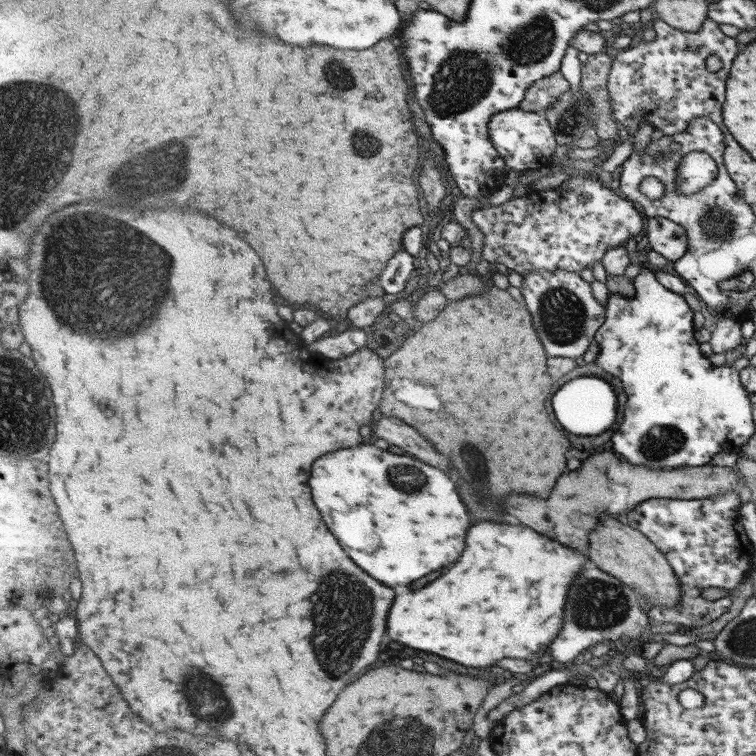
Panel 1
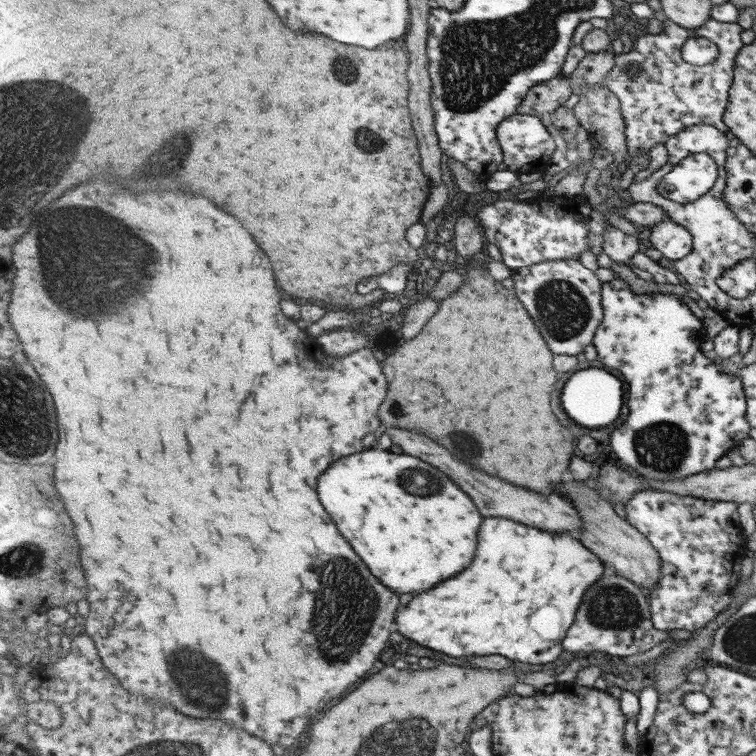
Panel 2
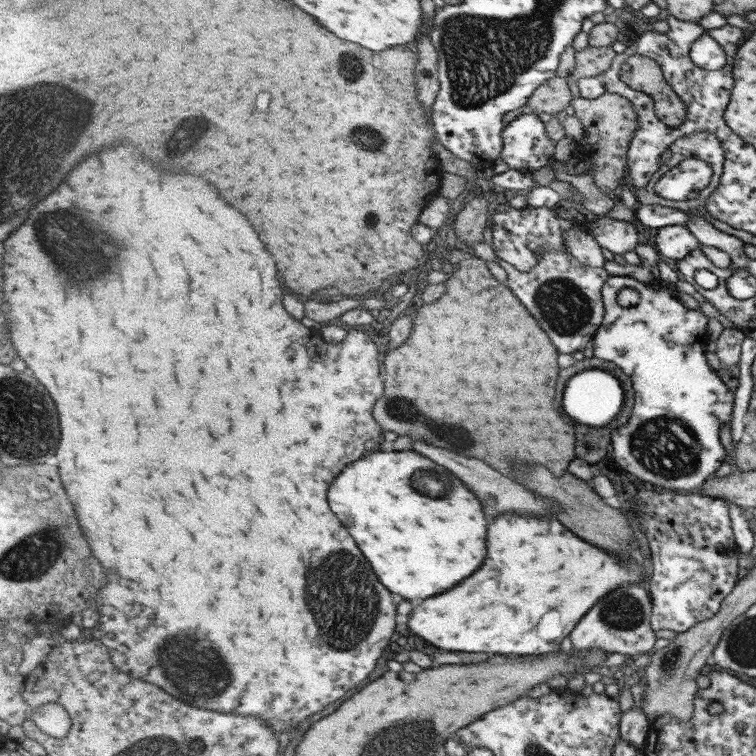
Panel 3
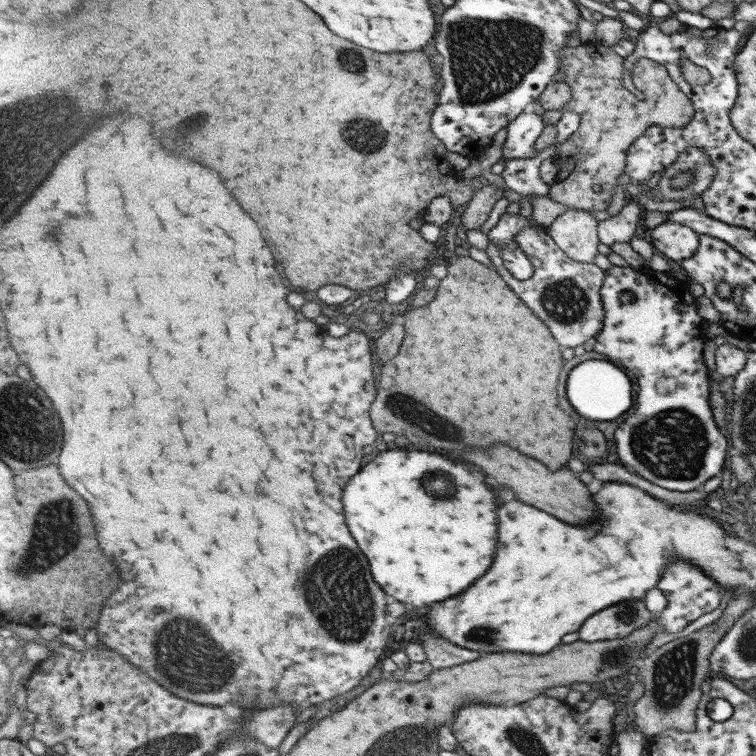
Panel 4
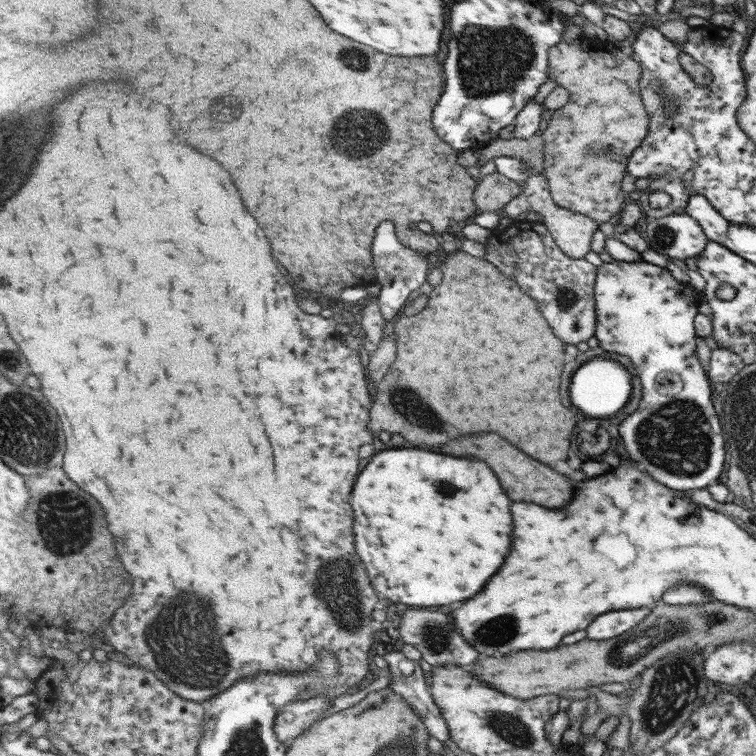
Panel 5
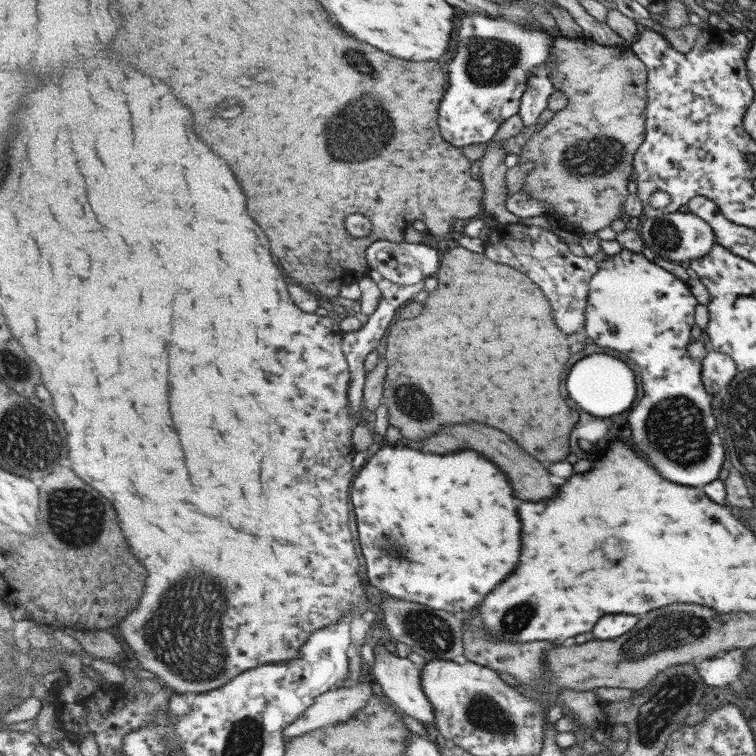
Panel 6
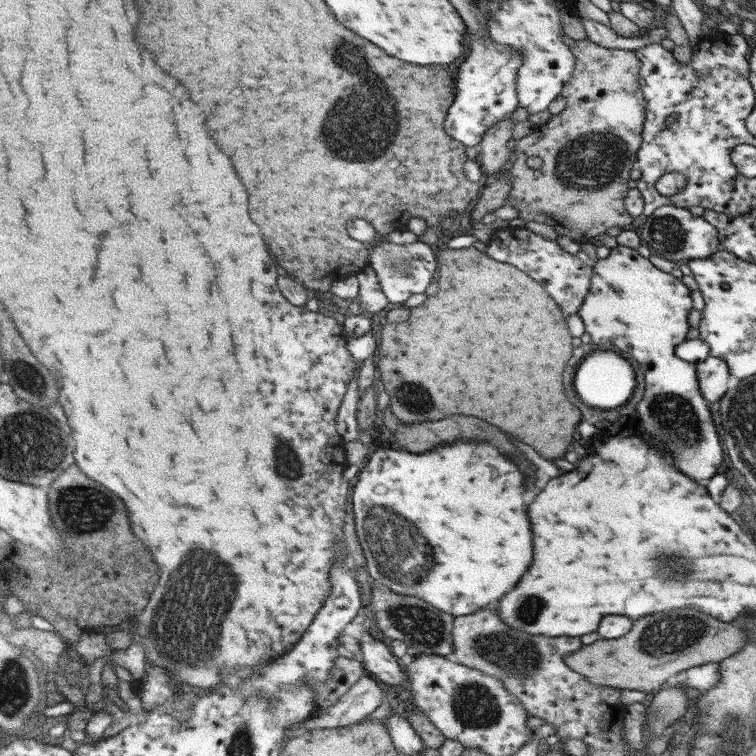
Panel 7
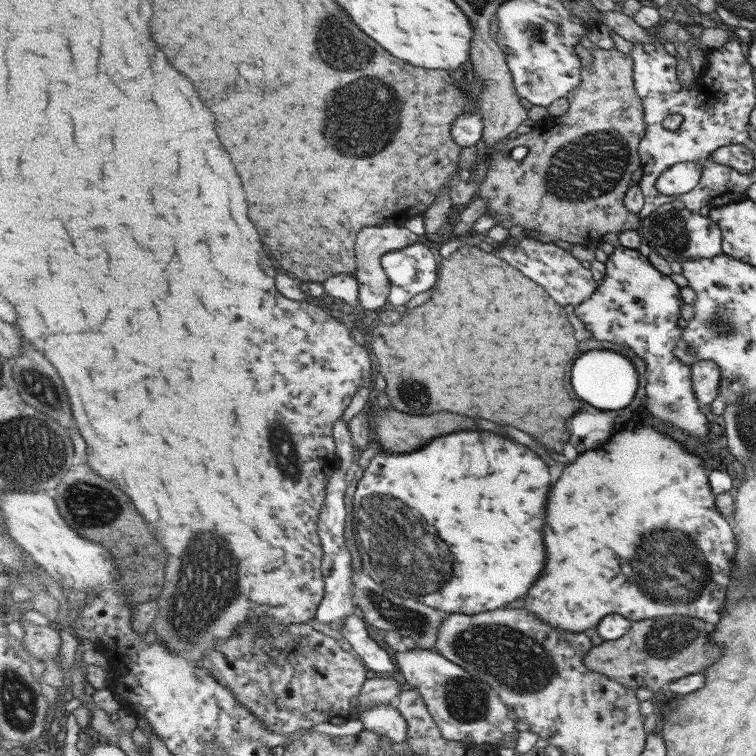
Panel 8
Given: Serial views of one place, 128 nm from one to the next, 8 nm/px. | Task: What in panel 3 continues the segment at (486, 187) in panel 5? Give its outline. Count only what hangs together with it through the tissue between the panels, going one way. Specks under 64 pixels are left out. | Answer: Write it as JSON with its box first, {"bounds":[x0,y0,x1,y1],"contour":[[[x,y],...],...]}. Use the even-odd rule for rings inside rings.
{"bounds":[451,197,491,246],"contour":[[[475,197],[454,217],[456,220],[451,226],[463,243],[473,246],[483,242],[485,227],[491,224],[489,200]]]}

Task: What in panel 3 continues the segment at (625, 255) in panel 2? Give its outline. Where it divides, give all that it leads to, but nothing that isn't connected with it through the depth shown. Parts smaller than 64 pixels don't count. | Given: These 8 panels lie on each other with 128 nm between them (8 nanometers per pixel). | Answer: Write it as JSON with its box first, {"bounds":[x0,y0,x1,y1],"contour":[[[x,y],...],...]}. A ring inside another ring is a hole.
{"bounds":[590,216,643,254],"contour":[[[599,216],[591,222],[590,228],[599,244],[613,254],[635,251],[643,240],[632,222]]]}

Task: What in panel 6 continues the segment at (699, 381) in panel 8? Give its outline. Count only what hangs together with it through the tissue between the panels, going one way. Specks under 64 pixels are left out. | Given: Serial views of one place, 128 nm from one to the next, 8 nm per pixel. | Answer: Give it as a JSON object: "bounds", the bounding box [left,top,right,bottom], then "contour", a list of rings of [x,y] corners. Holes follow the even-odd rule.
{"bounds":[702,350,739,395],"contour":[[[714,350],[708,353],[702,363],[703,382],[706,385],[707,392],[712,395],[728,387],[739,373],[735,360]]]}

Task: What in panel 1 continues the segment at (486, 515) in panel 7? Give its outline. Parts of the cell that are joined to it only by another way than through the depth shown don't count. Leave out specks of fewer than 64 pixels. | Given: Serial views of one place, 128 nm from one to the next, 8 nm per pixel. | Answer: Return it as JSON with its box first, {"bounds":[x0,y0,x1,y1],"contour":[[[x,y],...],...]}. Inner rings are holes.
{"bounds":[311,444,471,586],"contour":[[[365,444],[331,452],[331,456],[319,460],[315,464],[315,476],[311,476],[311,488],[315,492],[315,504],[319,504],[323,518],[331,524],[331,532],[343,540],[343,548],[351,552],[351,558],[361,568],[367,568],[371,576],[387,586],[409,586],[435,570],[453,566],[463,556],[471,516],[459,492],[455,492],[455,482],[433,464]]]}

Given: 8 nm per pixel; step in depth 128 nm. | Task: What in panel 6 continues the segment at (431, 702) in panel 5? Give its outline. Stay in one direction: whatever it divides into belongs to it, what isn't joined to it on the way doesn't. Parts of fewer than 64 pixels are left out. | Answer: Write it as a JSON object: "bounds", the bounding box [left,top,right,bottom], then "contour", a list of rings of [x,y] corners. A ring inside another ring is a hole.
{"bounds":[367,645,436,724],"contour":[[[373,645],[374,662],[367,669],[367,676],[378,681],[383,693],[396,705],[401,711],[417,721],[427,724],[436,724],[436,718],[433,705],[427,698],[422,685],[422,668],[419,669],[407,657],[399,657],[396,653],[389,652],[389,649],[383,645]]]}

